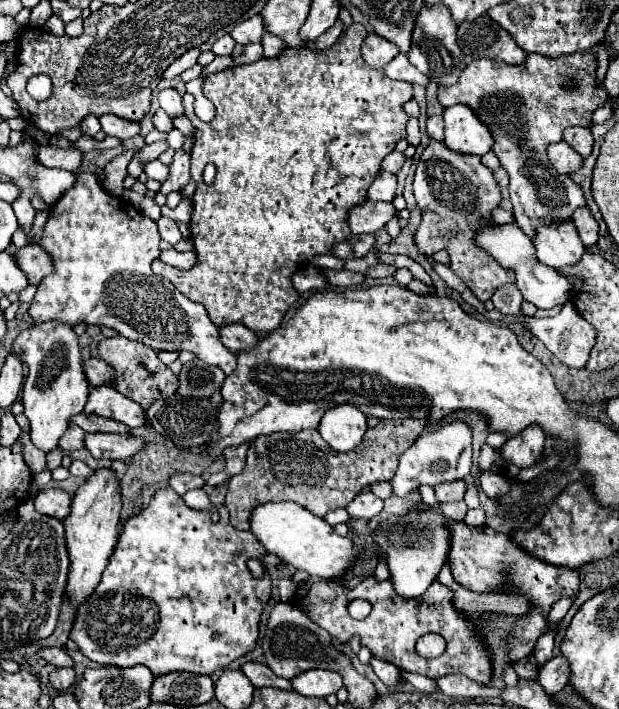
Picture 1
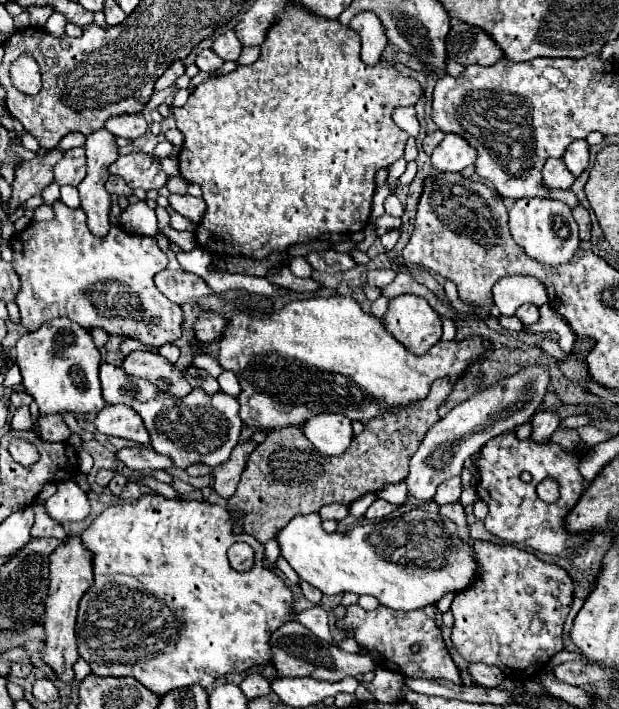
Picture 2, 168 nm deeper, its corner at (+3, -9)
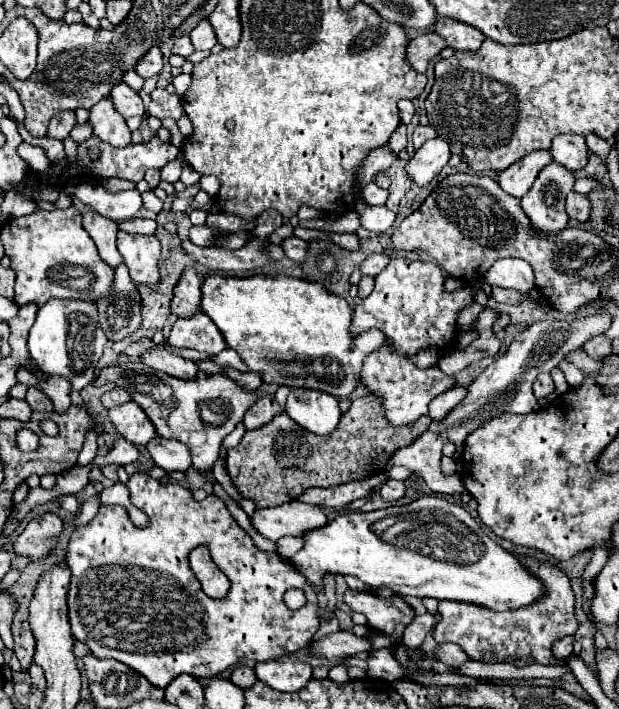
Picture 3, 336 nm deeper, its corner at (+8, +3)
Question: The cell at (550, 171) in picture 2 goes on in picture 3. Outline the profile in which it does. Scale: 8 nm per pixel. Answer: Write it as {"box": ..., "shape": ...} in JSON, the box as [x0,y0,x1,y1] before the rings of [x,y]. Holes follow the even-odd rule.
{"box":[498,150,554,198],"shape":[[[550,150],[530,152],[528,156],[524,156],[524,160],[518,160],[516,164],[512,164],[504,172],[500,172],[498,174],[498,184],[502,186],[502,190],[506,194],[520,198],[534,184],[534,180],[540,174],[540,170],[544,166],[552,164],[552,162],[554,162],[554,158],[552,158]]]}

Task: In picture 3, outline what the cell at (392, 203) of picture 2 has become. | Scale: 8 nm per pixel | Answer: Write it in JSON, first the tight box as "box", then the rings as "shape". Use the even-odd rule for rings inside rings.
{"box":[362,182,388,206],"shape":[[[370,182],[368,188],[362,190],[362,194],[364,194],[364,200],[368,204],[372,204],[372,206],[384,206],[386,200],[388,200],[388,190],[378,188],[374,182]]]}

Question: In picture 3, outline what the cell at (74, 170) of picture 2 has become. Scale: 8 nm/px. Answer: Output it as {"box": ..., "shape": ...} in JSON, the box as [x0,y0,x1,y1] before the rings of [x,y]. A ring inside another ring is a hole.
{"box":[70,124,92,144],"shape":[[[88,124],[74,126],[72,132],[70,132],[70,138],[72,138],[76,144],[84,144],[90,136],[92,136],[92,128],[88,128]]]}

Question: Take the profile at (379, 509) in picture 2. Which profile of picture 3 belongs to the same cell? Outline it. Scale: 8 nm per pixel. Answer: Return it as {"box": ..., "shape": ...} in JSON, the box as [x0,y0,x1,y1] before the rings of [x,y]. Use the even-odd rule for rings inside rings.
{"box":[380,480,404,502],"shape":[[[392,480],[392,482],[382,484],[382,488],[380,488],[380,496],[382,496],[384,500],[388,500],[388,502],[402,498],[402,496],[404,496],[404,482],[396,482],[396,480]]]}

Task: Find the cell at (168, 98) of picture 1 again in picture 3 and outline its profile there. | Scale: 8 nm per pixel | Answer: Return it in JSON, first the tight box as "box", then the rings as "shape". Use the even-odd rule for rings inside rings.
{"box":[148,88,184,120],"shape":[[[156,88],[152,94],[150,94],[152,102],[148,106],[148,114],[150,116],[156,116],[160,120],[164,118],[172,118],[172,120],[178,120],[184,116],[184,110],[182,110],[182,98],[176,96],[176,94],[168,94],[164,88]]]}

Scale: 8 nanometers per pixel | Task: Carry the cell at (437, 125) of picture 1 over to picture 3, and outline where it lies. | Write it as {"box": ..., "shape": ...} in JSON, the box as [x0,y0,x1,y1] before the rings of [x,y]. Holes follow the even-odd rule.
{"box":[412,126,436,148],"shape":[[[416,126],[414,134],[412,134],[412,142],[414,142],[414,148],[420,148],[426,140],[434,138],[436,136],[436,130],[432,126]]]}

